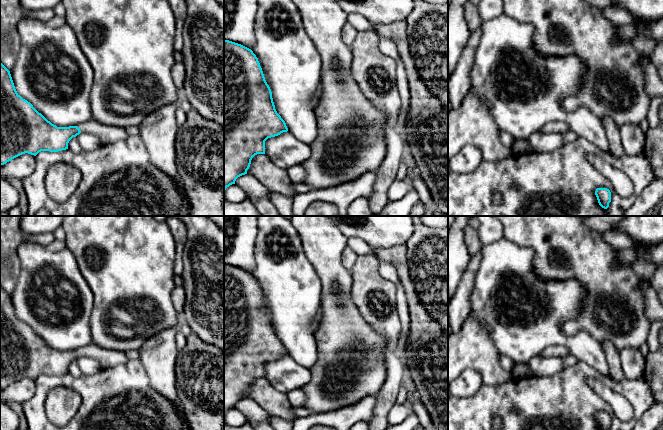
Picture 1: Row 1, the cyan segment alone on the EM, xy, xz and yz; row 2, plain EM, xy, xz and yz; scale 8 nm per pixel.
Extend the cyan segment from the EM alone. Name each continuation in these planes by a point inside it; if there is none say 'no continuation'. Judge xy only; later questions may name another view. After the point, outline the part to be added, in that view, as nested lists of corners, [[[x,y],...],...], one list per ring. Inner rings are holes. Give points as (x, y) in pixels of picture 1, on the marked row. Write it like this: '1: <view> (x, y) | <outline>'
1: xy (107, 134) | [[[93,118],[78,125],[81,132],[97,136],[102,144],[109,144],[128,137],[125,128],[103,125]]]

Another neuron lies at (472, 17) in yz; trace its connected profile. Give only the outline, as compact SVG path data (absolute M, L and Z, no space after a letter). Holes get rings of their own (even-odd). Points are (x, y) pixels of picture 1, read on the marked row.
M471 3L465 4L464 15L470 32L476 30L482 25L482 21L476 5Z

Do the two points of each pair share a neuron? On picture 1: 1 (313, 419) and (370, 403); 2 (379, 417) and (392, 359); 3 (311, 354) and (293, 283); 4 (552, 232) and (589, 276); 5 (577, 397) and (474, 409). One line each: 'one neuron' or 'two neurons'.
1: one neuron
2: one neuron
3: one neuron
4: one neuron
5: one neuron

